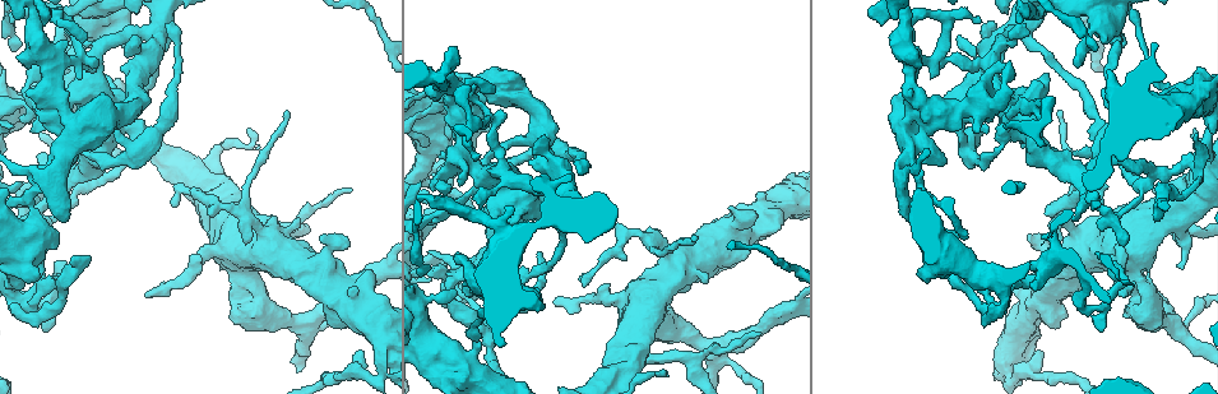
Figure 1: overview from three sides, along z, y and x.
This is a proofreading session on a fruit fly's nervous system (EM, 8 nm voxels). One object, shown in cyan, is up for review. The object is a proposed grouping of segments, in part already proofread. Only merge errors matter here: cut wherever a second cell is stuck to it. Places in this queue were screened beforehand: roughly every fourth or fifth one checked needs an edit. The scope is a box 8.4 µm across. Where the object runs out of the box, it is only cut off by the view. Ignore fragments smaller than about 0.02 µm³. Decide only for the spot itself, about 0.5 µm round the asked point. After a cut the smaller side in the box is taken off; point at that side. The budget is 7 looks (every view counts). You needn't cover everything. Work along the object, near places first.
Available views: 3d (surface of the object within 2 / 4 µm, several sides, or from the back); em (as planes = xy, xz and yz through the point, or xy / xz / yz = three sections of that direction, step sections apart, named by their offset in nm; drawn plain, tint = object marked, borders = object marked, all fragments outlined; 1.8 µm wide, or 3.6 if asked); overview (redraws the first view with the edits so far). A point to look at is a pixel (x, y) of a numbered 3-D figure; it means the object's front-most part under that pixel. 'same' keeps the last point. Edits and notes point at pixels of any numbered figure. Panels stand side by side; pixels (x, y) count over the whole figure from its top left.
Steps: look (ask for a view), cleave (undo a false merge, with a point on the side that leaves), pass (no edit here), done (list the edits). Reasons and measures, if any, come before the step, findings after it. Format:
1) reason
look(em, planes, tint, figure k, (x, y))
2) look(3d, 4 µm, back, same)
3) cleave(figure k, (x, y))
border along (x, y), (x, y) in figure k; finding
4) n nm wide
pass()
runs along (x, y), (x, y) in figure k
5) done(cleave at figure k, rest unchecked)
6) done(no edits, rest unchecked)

closes a loop
look(em, xz, step 4, tint, figure 1, (48, 220))

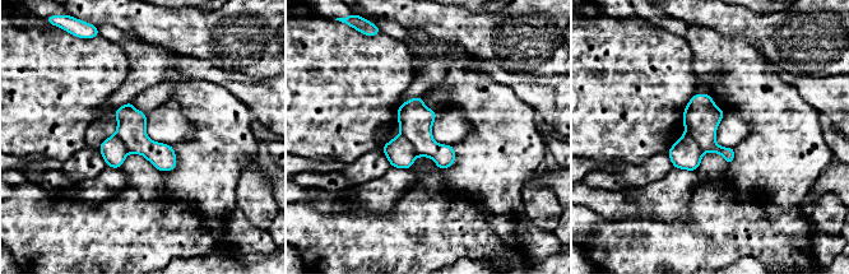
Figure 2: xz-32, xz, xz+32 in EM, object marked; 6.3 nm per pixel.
cut it another way
look(em, planes, tint, same)

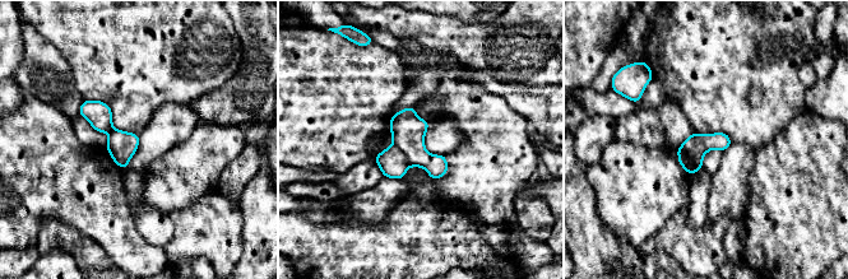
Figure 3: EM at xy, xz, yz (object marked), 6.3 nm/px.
160 nm wide
pass()
all the same cell

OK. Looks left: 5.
sudden change in width
look(em, planes, tint, figure 1, (1005, 304))

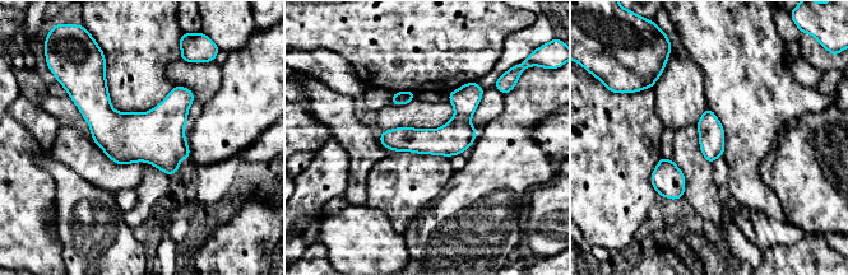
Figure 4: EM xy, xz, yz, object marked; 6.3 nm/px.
pass()
runs along (473, 85), (440, 140), (385, 143) in figure 4; all the same cell

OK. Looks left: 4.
small branch off a trunk
look(em, planes, tint, figure 1, (913, 162))

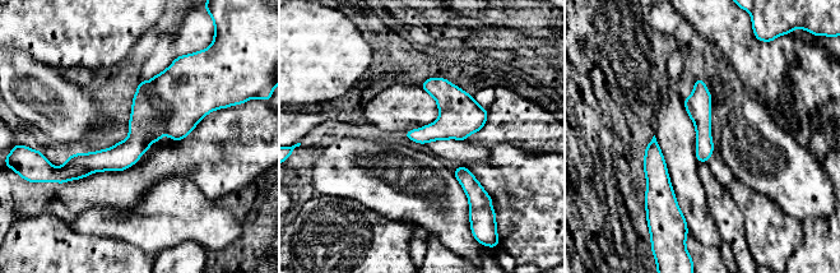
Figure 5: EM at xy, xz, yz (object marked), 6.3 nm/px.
pass()
runs along (699, 83), (704, 158) in figure 5; one cell here

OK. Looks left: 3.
done(no edits, rest unchecked)

